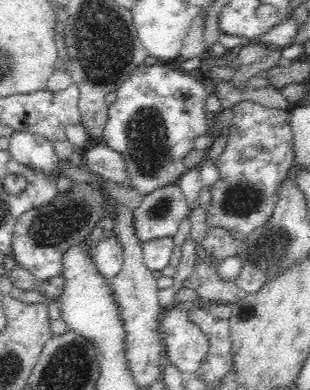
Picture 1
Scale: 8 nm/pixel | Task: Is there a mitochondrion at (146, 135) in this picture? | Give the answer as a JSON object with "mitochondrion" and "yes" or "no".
{"mitochondrion":"yes"}

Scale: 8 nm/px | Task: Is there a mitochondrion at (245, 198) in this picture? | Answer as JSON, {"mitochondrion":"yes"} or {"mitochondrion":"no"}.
{"mitochondrion":"yes"}

